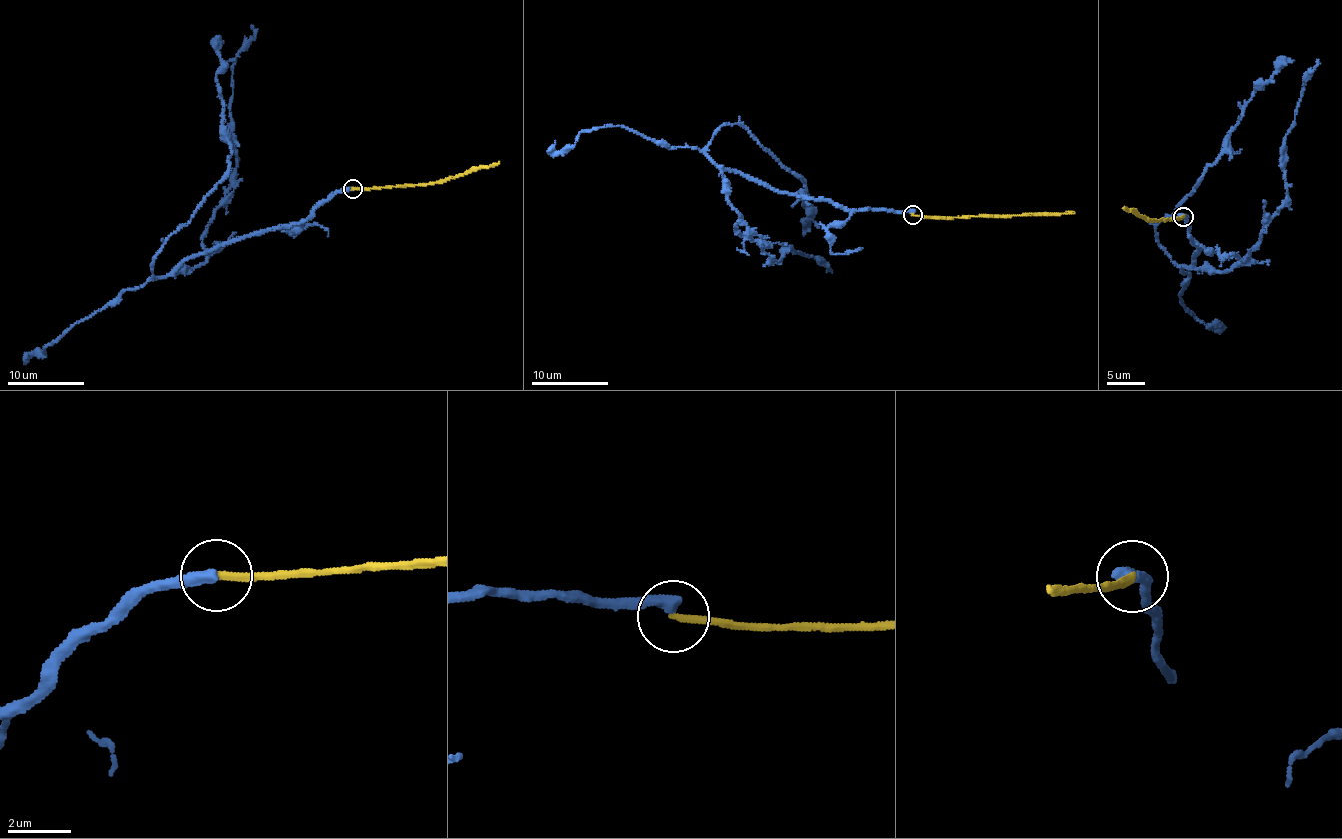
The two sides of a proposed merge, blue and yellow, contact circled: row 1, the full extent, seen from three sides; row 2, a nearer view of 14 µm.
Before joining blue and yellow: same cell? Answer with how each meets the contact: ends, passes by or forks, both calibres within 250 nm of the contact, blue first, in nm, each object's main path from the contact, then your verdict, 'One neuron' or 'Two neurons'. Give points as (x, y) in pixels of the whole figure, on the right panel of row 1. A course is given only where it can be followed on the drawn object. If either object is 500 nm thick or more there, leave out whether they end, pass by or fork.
At the ring blue ends. At the ring yellow ends. Thickness 400 nm (blue) against 240 nm. Course of blue: (1181, 217), (1191, 241), (1201, 245), (1190, 268), (1158, 243), (1155, 228), (1213, 163), (1251, 94), (1294, 60). Course of yellow: (1183, 217), (1147, 221), (1136, 212), (1126, 211), (1124, 206). Two neurons

